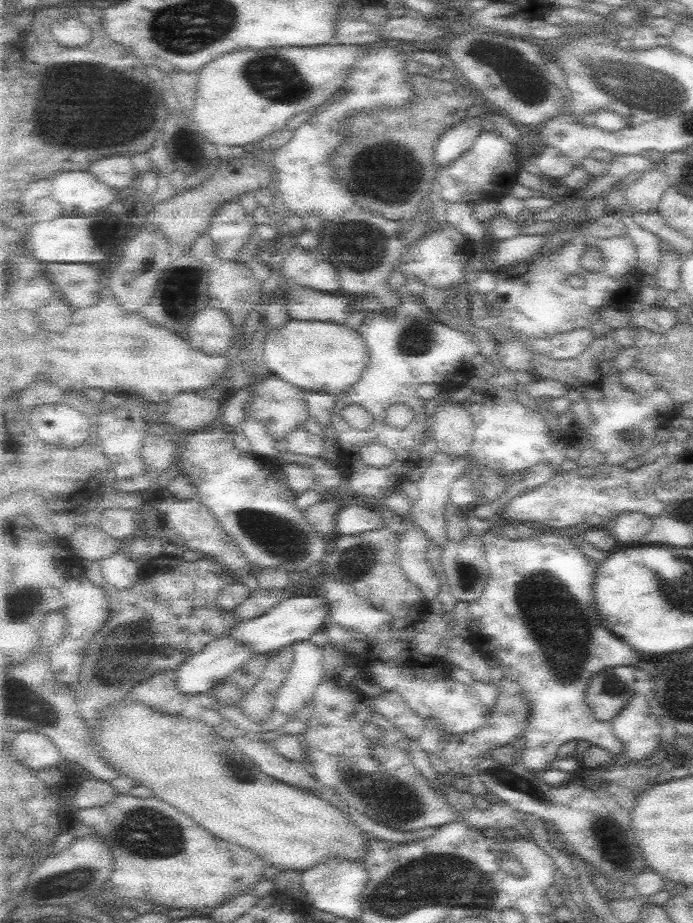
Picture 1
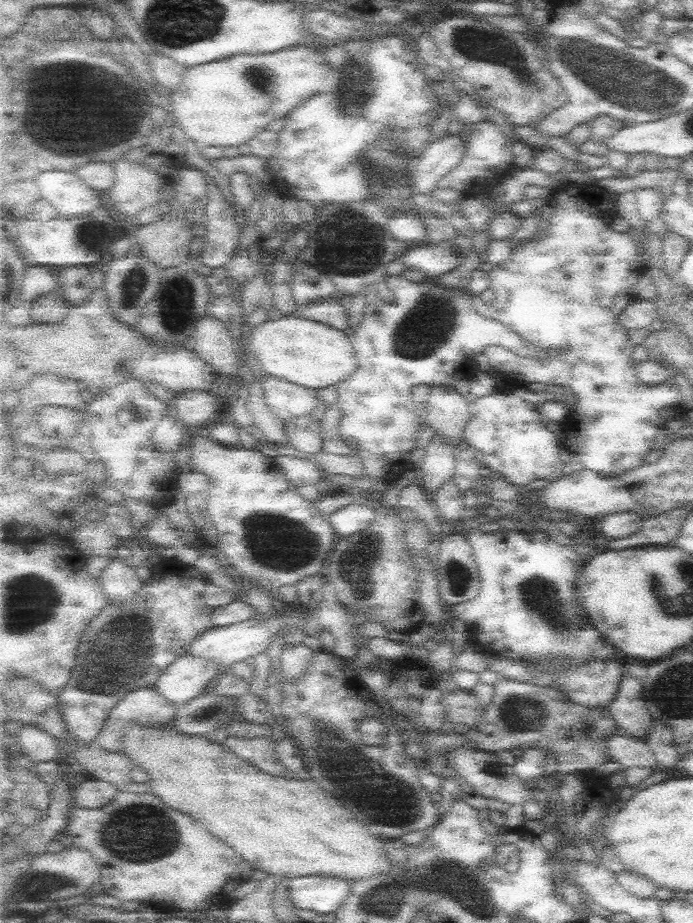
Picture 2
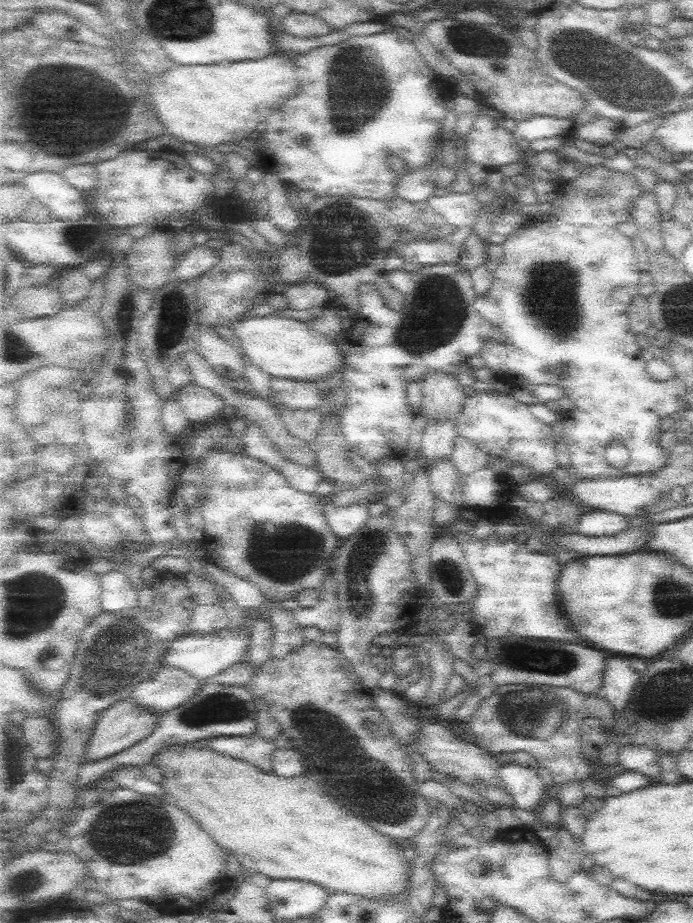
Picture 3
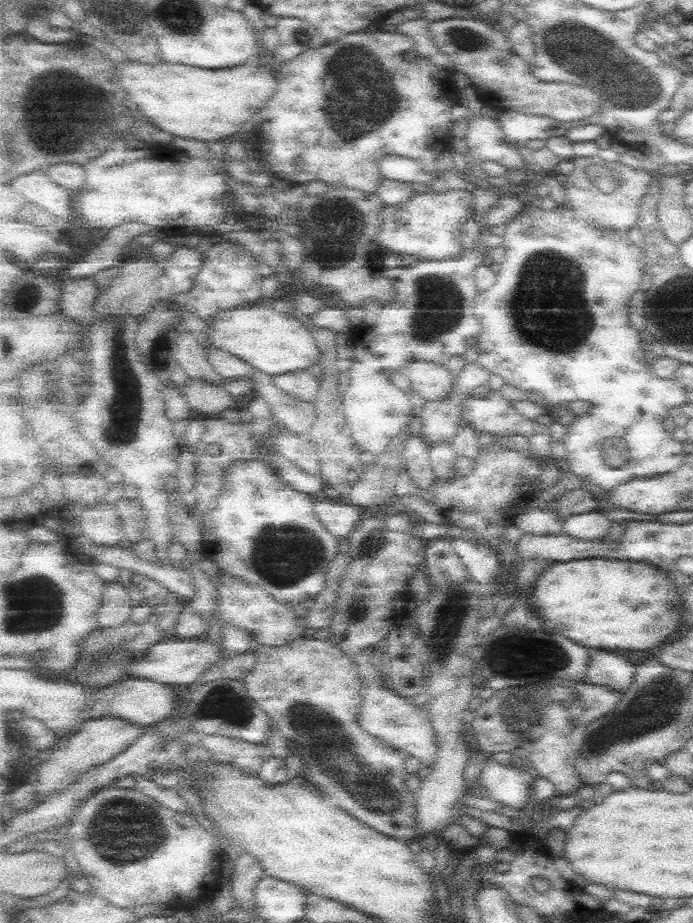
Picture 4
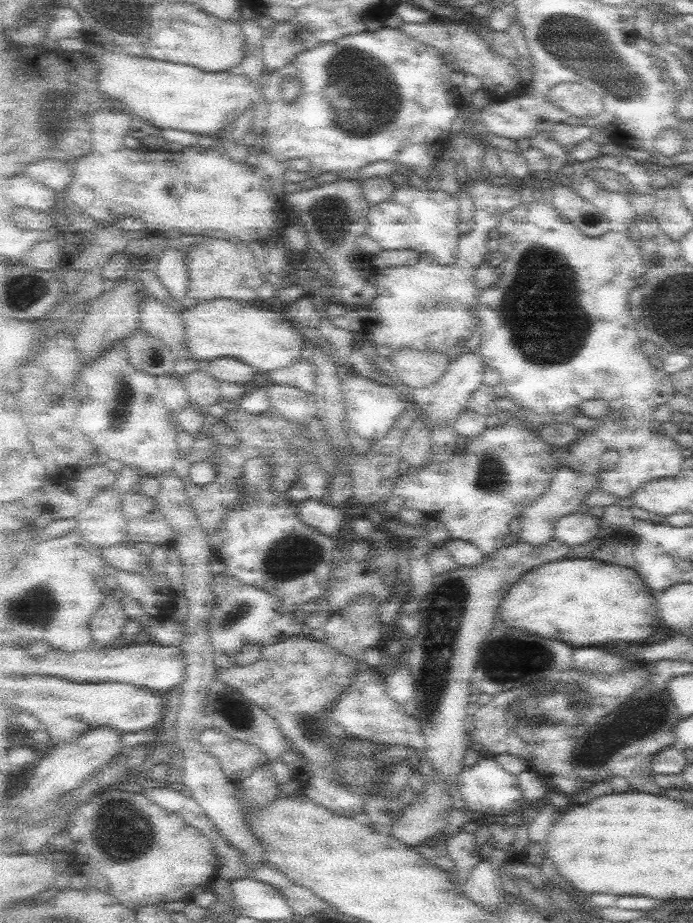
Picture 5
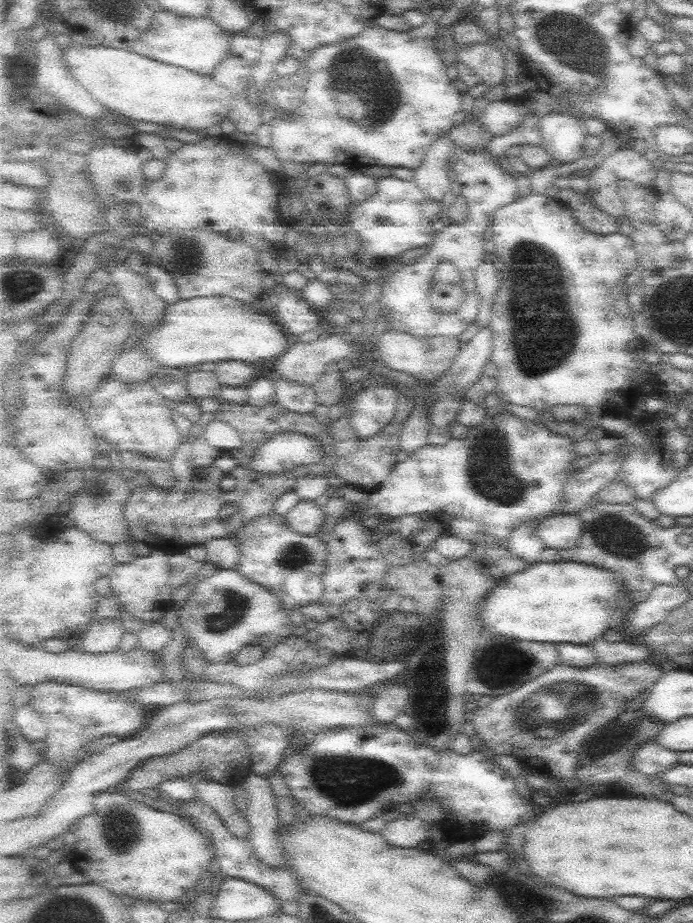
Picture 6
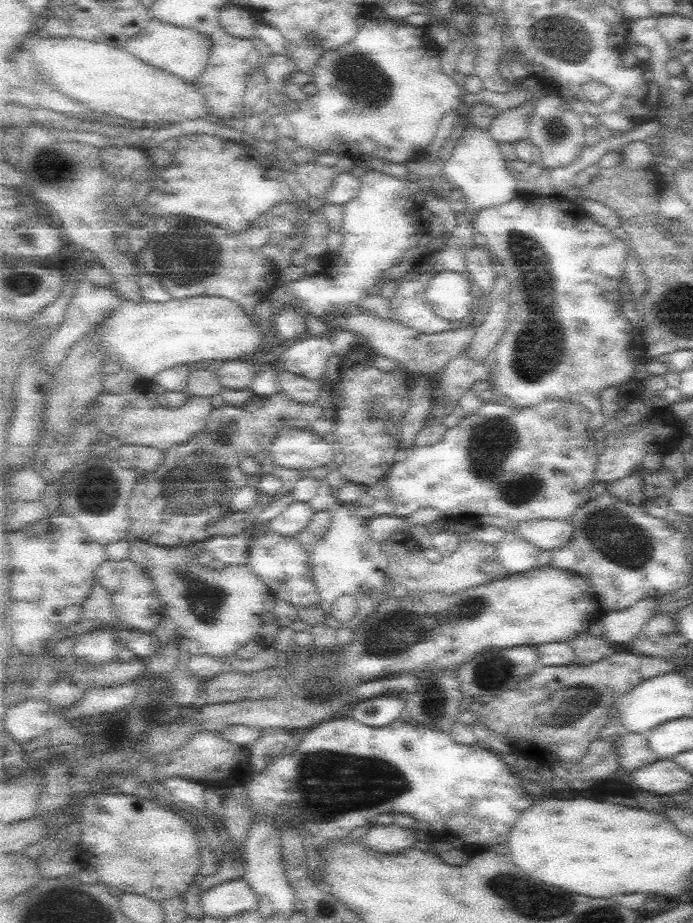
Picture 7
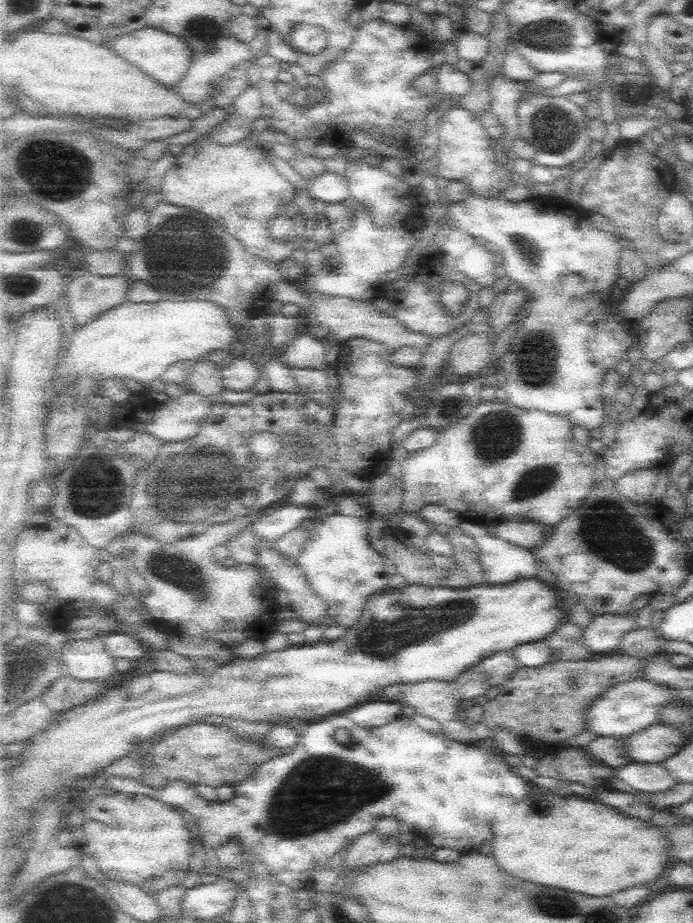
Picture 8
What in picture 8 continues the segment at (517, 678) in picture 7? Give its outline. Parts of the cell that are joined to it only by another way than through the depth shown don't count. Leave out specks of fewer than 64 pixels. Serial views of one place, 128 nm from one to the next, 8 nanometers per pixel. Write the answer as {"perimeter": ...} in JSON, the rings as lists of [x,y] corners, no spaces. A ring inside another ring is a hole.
{"perimeter":[[[500,651],[475,664],[472,668],[468,668],[466,672],[463,672],[453,681],[427,680],[418,682],[418,684],[392,684],[392,686],[379,691],[379,694],[374,699],[398,702],[400,704],[406,702],[408,704],[408,706],[405,706],[406,709],[412,710],[410,713],[417,713],[440,720],[446,726],[450,717],[456,715],[456,711],[460,708],[459,702],[476,700],[478,696],[486,695],[490,693],[490,690],[500,688],[514,675],[514,671],[518,670],[518,667],[520,667],[520,662],[516,660],[513,651]]]}

